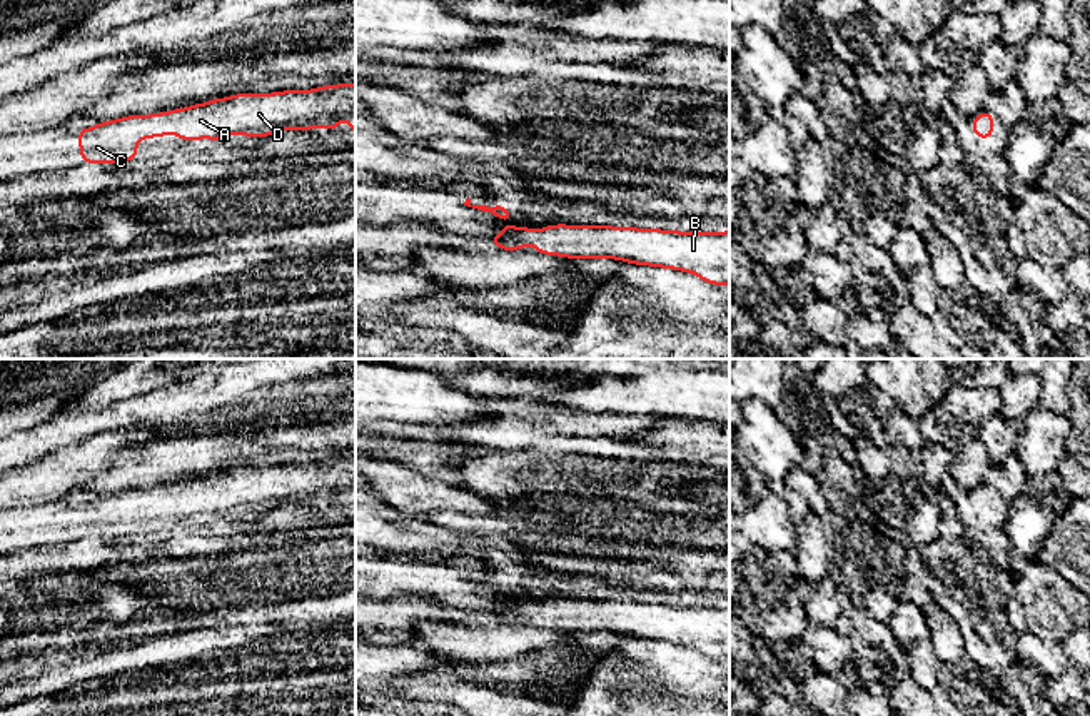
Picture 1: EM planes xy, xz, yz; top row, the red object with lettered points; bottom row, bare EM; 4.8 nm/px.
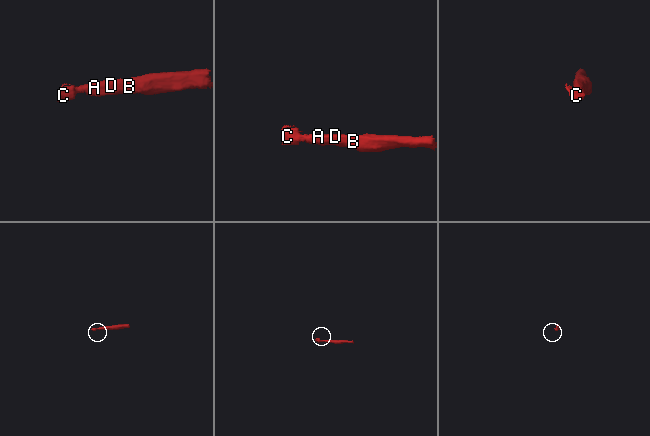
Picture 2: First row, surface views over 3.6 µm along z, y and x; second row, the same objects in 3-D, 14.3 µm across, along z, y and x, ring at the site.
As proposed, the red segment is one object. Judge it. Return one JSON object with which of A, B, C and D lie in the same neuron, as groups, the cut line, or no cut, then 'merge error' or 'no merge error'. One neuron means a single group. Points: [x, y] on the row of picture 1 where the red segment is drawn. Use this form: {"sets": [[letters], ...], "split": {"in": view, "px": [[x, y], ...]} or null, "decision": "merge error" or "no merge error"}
{"sets": [["A", "B", "C", "D"]], "split": null, "decision": "no merge error"}

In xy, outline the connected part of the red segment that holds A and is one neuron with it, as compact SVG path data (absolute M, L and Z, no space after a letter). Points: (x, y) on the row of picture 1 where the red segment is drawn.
M356 83L329 85L314 90L277 92L277 93L239 93L227 98L197 103L187 108L177 108L165 113L132 115L112 122L102 122L97 127L80 129L80 157L85 164L120 164L137 159L137 140L149 137L165 137L170 130L177 139L225 139L230 134L275 135L285 129L320 127L324 130L341 129L339 122L349 118L349 132L356 132Z

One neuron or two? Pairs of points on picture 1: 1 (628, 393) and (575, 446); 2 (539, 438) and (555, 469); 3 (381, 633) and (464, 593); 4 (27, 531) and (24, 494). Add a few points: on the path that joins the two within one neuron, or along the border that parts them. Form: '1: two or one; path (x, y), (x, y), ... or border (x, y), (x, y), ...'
1: two; border (573, 409), (648, 416)
2: two; border (531, 451), (580, 453), (585, 456)
3: two; border (403, 594), (433, 598), (448, 606)
4: two; border (64, 496), (17, 508)

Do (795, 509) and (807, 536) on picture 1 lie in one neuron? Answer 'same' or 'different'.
different

